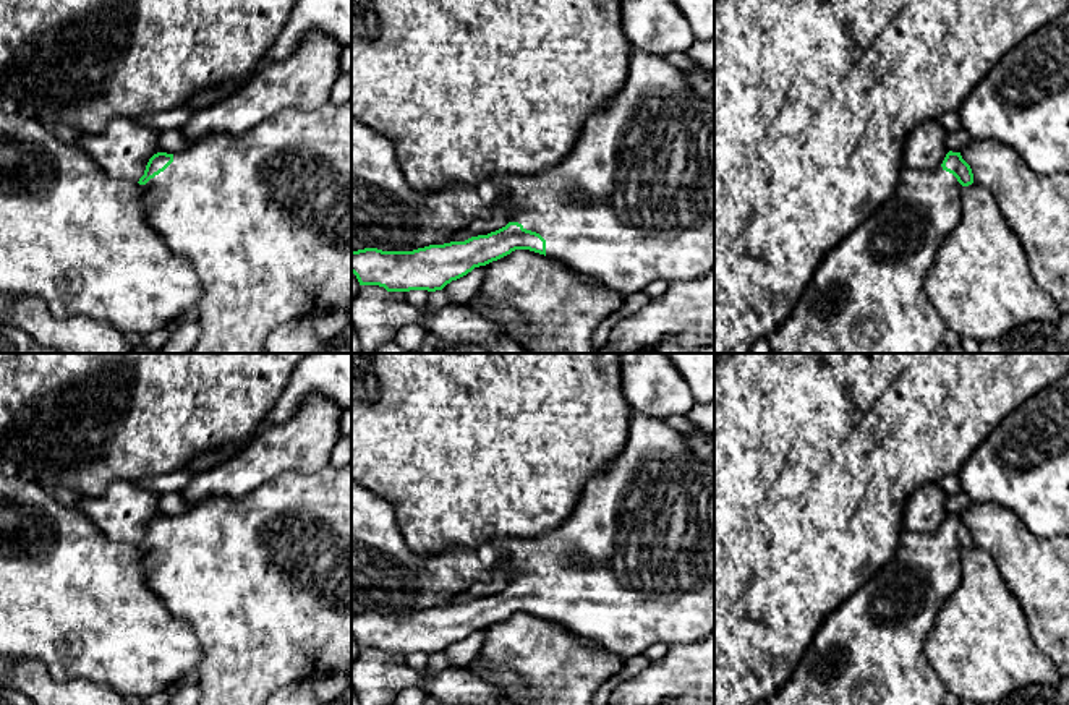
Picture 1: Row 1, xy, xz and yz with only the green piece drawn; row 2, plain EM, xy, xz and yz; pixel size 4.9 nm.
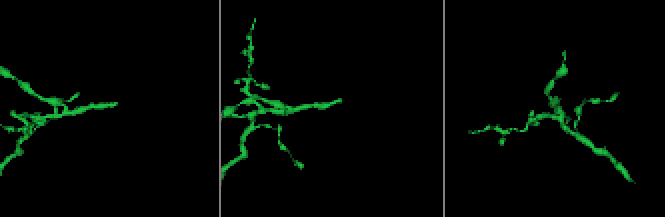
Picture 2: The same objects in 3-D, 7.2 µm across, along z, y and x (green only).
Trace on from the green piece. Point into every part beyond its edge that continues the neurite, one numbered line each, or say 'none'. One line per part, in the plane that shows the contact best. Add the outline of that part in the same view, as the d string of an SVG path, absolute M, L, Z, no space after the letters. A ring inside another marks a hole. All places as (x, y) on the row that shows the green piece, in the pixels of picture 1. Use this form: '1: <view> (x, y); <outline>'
1: xz (634, 201); M633 49L622 91L603 110L586 118L572 151L559 164L533 175L496 175L489 182L496 188L496 198L510 204L509 222L518 222L546 240L547 258L581 276L599 279L624 297L645 290L653 280L693 280L714 267L714 100L695 92L684 71L671 65L664 55Z

